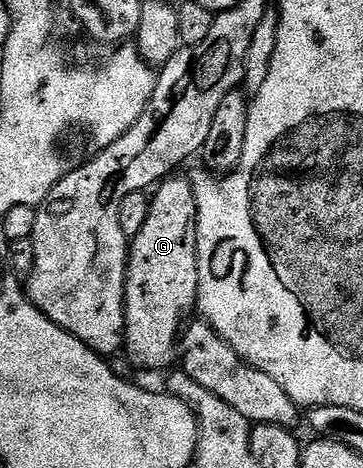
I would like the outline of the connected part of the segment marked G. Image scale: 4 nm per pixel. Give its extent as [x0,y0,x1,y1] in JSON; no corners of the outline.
[123,175,199,370]

